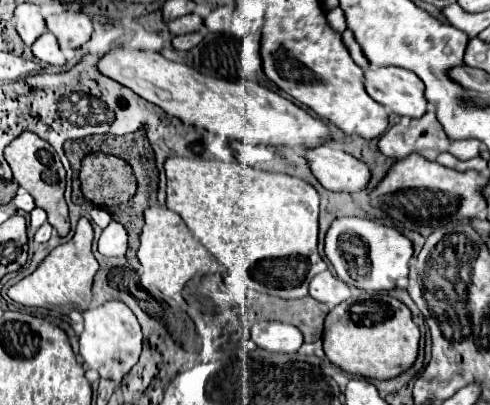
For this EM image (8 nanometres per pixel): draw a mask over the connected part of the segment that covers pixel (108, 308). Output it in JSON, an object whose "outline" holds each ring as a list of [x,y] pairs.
{"outline":[[[108,301],[100,307],[86,309],[84,331],[80,335],[80,355],[84,363],[100,373],[102,379],[112,379],[116,383],[138,363],[142,351],[142,331],[136,321],[136,315],[122,301]]]}

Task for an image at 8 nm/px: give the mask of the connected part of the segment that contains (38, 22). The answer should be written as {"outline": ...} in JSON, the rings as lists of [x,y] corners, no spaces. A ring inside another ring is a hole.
{"outline":[[[20,3],[14,11],[14,17],[16,17],[14,21],[16,31],[26,45],[32,45],[34,39],[46,31],[44,17],[40,15],[38,5],[34,3]]]}

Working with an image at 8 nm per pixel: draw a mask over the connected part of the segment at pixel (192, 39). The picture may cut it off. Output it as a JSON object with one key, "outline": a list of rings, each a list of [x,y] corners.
{"outline":[[[196,31],[196,33],[186,33],[186,35],[174,37],[174,39],[172,39],[172,45],[174,45],[176,49],[188,51],[188,49],[192,49],[200,39],[202,39],[202,33],[200,33],[200,31]]]}

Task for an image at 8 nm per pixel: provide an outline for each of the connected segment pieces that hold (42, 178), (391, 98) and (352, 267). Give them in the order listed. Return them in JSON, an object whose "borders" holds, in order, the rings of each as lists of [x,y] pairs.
{"borders":[[[[20,133],[6,149],[4,149],[4,159],[8,161],[14,181],[24,187],[32,197],[36,207],[44,209],[48,213],[48,223],[58,231],[60,237],[66,237],[70,231],[70,219],[68,219],[68,209],[64,201],[64,187],[66,187],[66,171],[60,163],[60,157],[56,151],[40,139],[36,133]]],[[[368,67],[364,71],[364,87],[368,95],[396,115],[422,117],[428,101],[424,97],[424,83],[400,67]]],[[[338,217],[332,221],[326,233],[328,259],[334,265],[338,277],[350,287],[366,291],[390,291],[396,281],[408,277],[408,261],[414,253],[412,241],[398,229],[382,225],[366,217]]]]}

